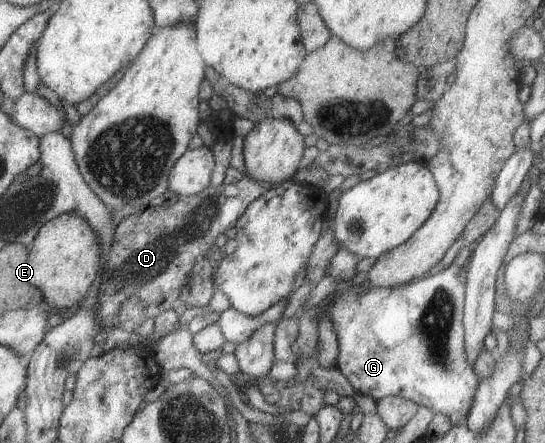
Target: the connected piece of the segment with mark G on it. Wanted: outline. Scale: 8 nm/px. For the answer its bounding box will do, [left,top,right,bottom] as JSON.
[315,263,479,427]

